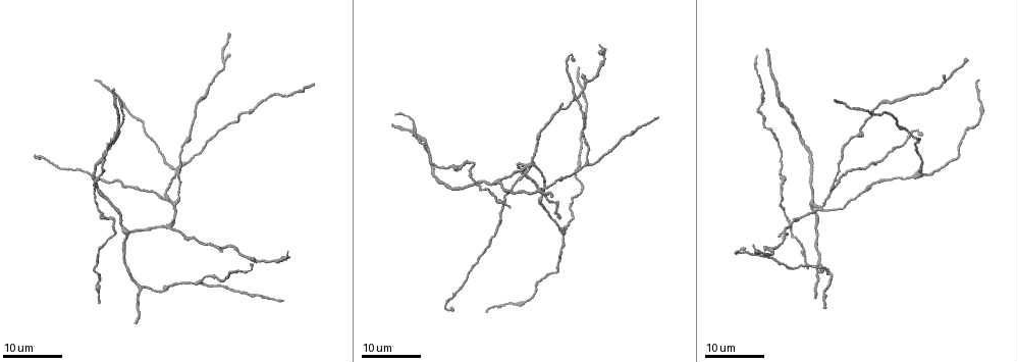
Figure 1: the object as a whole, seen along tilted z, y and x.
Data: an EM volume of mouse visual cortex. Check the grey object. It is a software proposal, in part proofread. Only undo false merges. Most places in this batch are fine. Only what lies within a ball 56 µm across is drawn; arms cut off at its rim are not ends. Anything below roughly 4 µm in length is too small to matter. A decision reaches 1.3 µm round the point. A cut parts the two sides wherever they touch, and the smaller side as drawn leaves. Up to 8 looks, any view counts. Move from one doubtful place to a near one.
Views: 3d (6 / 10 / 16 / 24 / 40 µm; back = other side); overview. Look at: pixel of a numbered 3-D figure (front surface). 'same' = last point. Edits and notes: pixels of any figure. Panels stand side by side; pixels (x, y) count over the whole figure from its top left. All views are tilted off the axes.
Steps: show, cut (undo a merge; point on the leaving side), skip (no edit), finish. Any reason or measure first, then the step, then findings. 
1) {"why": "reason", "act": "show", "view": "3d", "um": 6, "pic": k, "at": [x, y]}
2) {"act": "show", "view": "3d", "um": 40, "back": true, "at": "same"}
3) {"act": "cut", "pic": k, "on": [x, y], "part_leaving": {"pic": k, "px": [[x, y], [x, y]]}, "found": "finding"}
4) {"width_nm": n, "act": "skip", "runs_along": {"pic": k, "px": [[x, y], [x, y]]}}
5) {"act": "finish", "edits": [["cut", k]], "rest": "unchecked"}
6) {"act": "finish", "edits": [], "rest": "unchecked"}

{"why": "a fork", "act": "show", "view": "3d", "um": 24, "pic": 1, "at": [201, 281]}

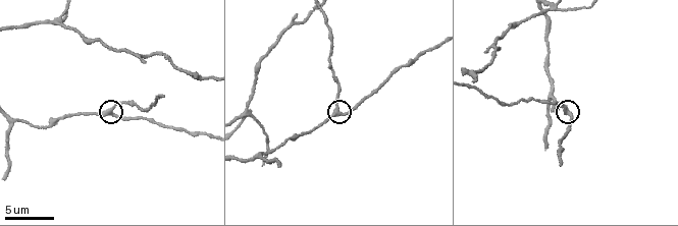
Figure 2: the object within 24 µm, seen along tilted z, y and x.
{"act": "show", "view": "3d", "um": 10, "pic": 2, "at": [112, 112]}

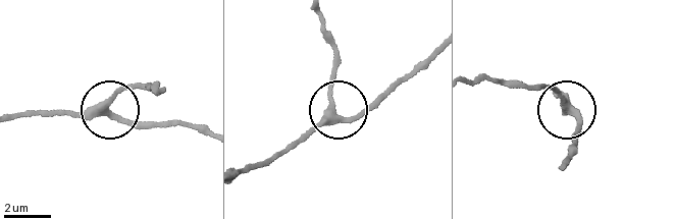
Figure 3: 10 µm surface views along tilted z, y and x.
{"width_nm": 280, "act": "skip", "found": "all the same cell"}

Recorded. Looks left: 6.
{"why": "small branch off a trunk", "act": "show", "view": "3d", "um": 24, "pic": 1, "at": [562, 231]}

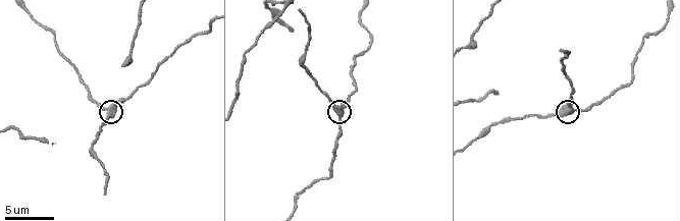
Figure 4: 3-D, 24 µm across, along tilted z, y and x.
{"act": "show", "view": "3d", "um": 10, "pic": 4, "at": [571, 109]}

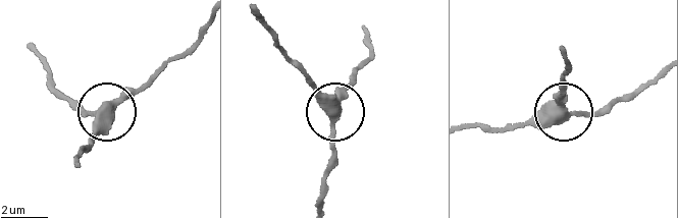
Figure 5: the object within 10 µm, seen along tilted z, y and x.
{"side_arm_um": 27, "act": "skip", "runs_along": {"pic": 5, "px": [[258, 18], [334, 107], [331, 172]]}, "found": "continuous, no second cell"}

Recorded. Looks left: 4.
{"why": "four arms meet", "act": "show", "view": "3d", "um": 10, "pic": 2, "at": [250, 112]}

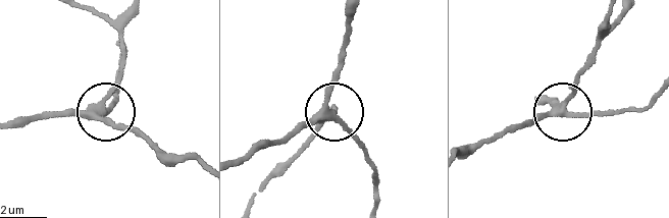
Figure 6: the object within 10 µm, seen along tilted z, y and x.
{"act": "skip", "runs_along": {"pic": 6, "px": [[11, 123], [105, 110], [124, 65]]}, "found": "all the same cell"}

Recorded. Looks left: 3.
{"why": "two arms in line, one across", "act": "show", "view": "3d", "um": 24, "pic": 1, "at": [502, 181]}

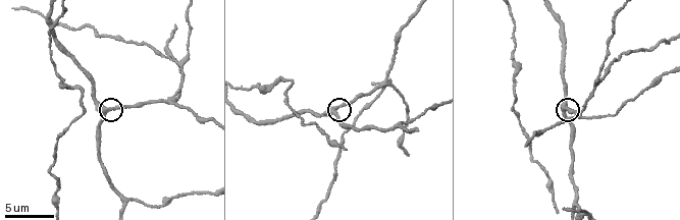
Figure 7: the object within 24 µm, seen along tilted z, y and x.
{"act": "show", "view": "3d", "um": 6, "pic": 7, "at": [110, 110]}

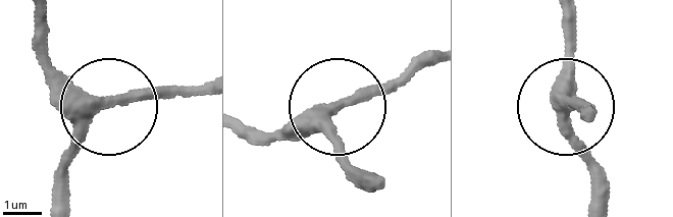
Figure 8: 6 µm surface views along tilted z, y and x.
{"arms": 3, "act": "skip", "runs_along": {"pic": 8, "px": [[40, 14], [43, 52], [97, 109], [61, 165]]}, "found": "one cell here"}

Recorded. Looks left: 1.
{"act": "finish", "edits": [], "rest": "unchecked"}

